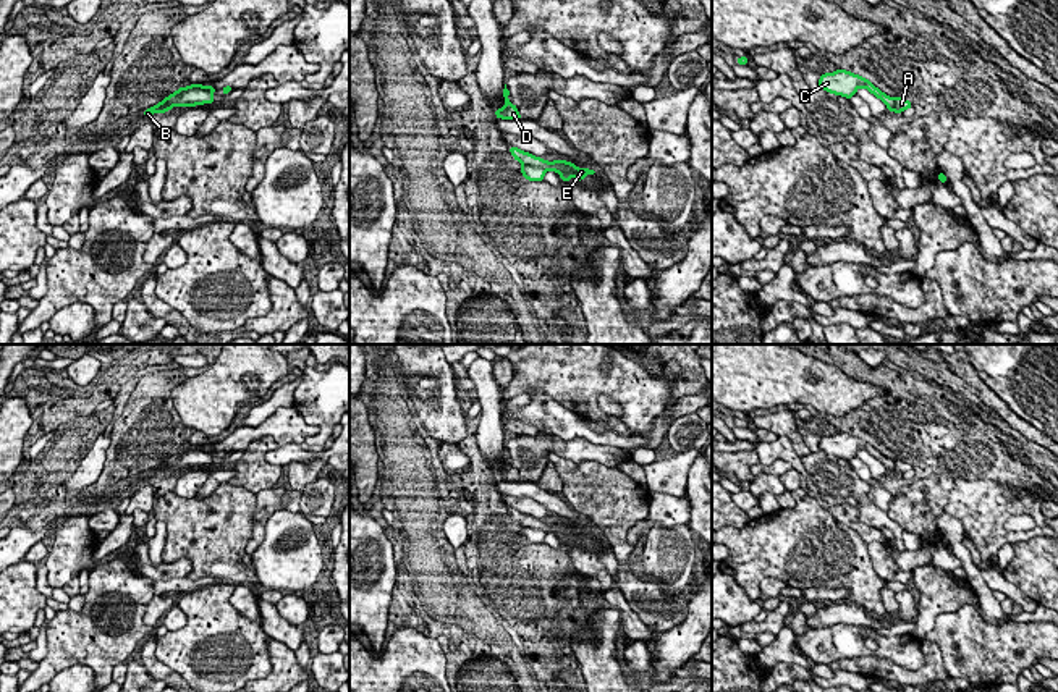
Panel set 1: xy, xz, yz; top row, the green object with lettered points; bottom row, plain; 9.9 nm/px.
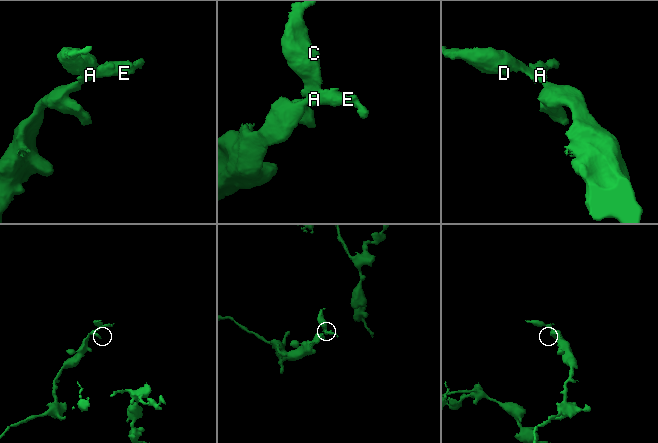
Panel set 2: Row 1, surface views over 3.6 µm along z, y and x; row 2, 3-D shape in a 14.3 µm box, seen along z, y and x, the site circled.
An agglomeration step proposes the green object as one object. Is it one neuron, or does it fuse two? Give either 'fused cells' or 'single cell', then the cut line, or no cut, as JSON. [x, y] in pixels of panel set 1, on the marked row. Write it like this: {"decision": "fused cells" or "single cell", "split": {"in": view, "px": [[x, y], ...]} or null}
{"decision": "fused cells", "split": {"in": "xy", "px": [[211, 91], [186, 89], [167, 107]]}}

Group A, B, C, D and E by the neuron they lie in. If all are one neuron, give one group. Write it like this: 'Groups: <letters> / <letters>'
Groups: A / B C D E

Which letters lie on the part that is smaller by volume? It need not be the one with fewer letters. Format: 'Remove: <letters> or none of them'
Remove: B, C, D, E

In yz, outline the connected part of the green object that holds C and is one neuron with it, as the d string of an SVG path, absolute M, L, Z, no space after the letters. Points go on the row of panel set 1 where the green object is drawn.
M836 70L835 73L825 73L819 79L819 87L836 95L851 99L859 87L865 87L875 97L878 97L891 112L895 112L895 99L883 94L870 81L846 70Z

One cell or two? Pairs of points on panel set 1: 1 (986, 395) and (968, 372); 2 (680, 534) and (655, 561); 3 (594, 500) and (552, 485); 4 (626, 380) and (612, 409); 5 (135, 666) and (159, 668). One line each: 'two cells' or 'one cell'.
1: one cell
2: one cell
3: two cells
4: two cells
5: two cells

